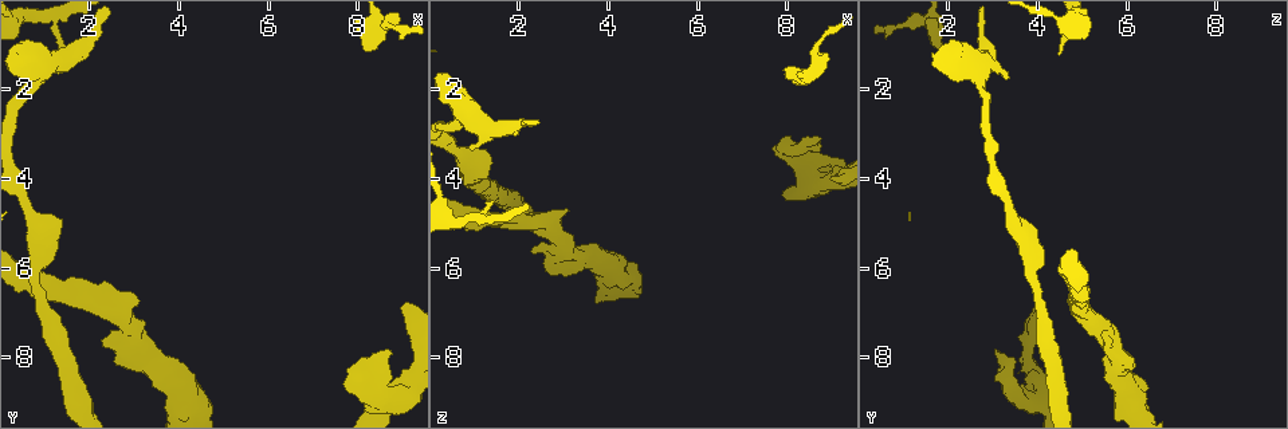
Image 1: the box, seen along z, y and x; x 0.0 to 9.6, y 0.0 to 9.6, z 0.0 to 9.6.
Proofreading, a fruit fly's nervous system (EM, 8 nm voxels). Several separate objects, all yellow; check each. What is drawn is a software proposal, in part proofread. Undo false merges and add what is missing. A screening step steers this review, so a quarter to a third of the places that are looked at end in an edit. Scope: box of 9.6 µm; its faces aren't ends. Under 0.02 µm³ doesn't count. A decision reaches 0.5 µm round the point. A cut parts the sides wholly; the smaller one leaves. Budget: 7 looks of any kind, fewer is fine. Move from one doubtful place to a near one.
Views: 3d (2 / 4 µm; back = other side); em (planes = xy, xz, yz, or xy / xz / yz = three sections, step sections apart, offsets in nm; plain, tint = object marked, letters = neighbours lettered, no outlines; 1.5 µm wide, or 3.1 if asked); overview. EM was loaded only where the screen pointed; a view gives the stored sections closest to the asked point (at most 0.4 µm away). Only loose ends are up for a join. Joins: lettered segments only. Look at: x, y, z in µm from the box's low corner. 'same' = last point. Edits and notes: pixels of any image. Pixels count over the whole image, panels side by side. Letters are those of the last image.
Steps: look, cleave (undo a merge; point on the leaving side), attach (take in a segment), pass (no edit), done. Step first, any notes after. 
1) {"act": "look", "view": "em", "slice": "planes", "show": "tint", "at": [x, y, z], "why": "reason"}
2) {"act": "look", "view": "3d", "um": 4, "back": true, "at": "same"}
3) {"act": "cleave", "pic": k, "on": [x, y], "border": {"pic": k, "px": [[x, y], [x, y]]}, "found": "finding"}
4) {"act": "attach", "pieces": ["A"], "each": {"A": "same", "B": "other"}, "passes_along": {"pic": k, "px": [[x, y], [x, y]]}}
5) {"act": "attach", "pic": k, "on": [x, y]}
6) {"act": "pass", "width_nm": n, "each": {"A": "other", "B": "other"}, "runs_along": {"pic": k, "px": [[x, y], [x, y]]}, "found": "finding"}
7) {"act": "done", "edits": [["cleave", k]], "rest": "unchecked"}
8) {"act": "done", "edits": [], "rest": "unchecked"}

{"act": "look", "view": "em", "slice": "planes", "show": "letters", "at": [3.00, 6.60, 4.80], "why": "thick end"}

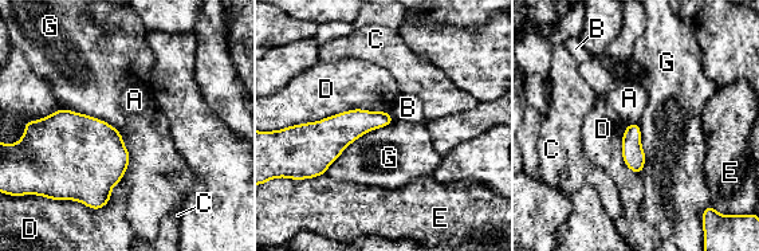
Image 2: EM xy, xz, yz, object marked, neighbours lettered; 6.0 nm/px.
{"act": "pass", "longest_contact_nm": ["D", 600], "each": {"A": "other", "B": "other", "C": "other", "D": "other", "E": "other", "G": "other"}, "border": {"pic": 2, "px": [[65, 108], [121, 134], [121, 180]]}, "found": "none of them fits"}

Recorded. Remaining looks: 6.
{"act": "look", "view": "3d", "um": 4, "at": [0.90, 1.80, 3.30], "why": "free end"}

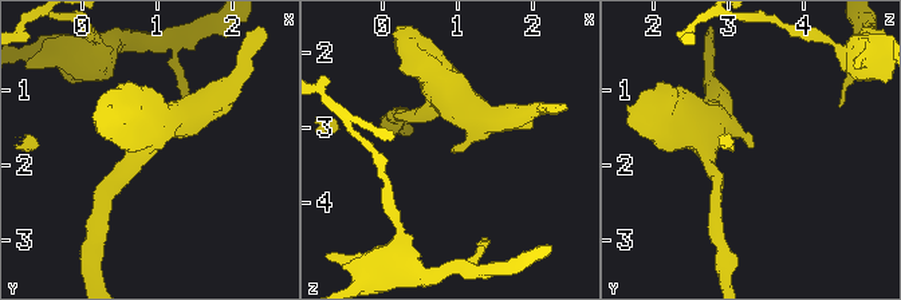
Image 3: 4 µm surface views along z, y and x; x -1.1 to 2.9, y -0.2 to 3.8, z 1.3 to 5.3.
{"act": "look", "view": "em", "slice": "xz", "step": 8, "show": "letters", "at": [0.95, 1.75, 3.35]}

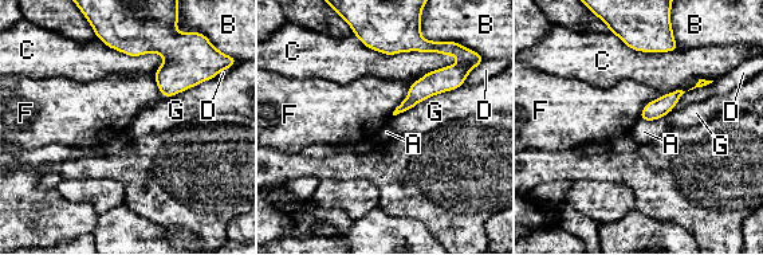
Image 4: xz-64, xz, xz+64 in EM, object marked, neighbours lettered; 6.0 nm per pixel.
{"act": "look", "view": "em", "slice": "planes", "show": "letters", "at": "same", "why": "another direction"}

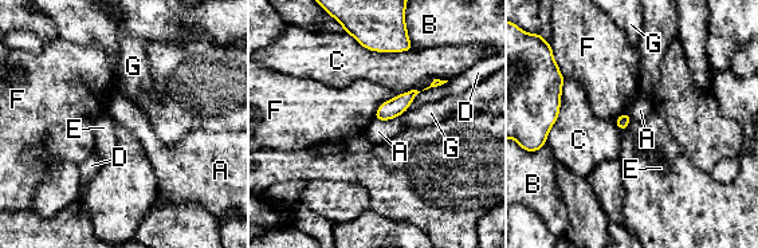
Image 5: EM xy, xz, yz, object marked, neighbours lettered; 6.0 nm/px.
{"act": "pass", "each": {"A": "other", "B": "other", "C": "other", "D": "other", "E": "other", "F": "other", "G": "other"}, "border": {"pic": 5, "px": [[631, 118], [625, 129]]}, "found": "no lettered segment goes on from it"}

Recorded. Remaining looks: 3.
{"act": "look", "view": "em", "slice": "planes", "show": "letters", "at": [8.45, 7.95, 3.10], "why": "touches itself"}

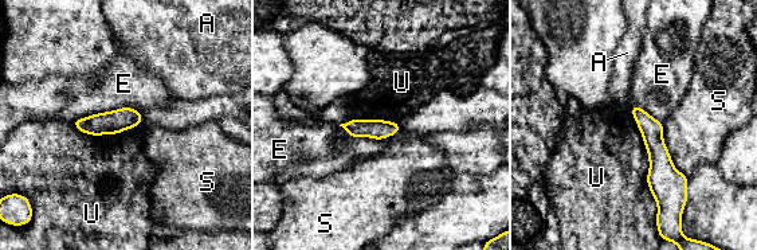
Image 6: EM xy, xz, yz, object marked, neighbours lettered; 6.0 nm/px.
{"act": "pass", "each": {"A": "other", "E": "other", "S": "other", "U": "other"}, "runs_along": {"pic": 6, "px": [[635, 109], [652, 131], [667, 195]]}, "found": "continuous, no second neuron"}

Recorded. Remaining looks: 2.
{"act": "done", "edits": [], "rest": "unchecked"}

